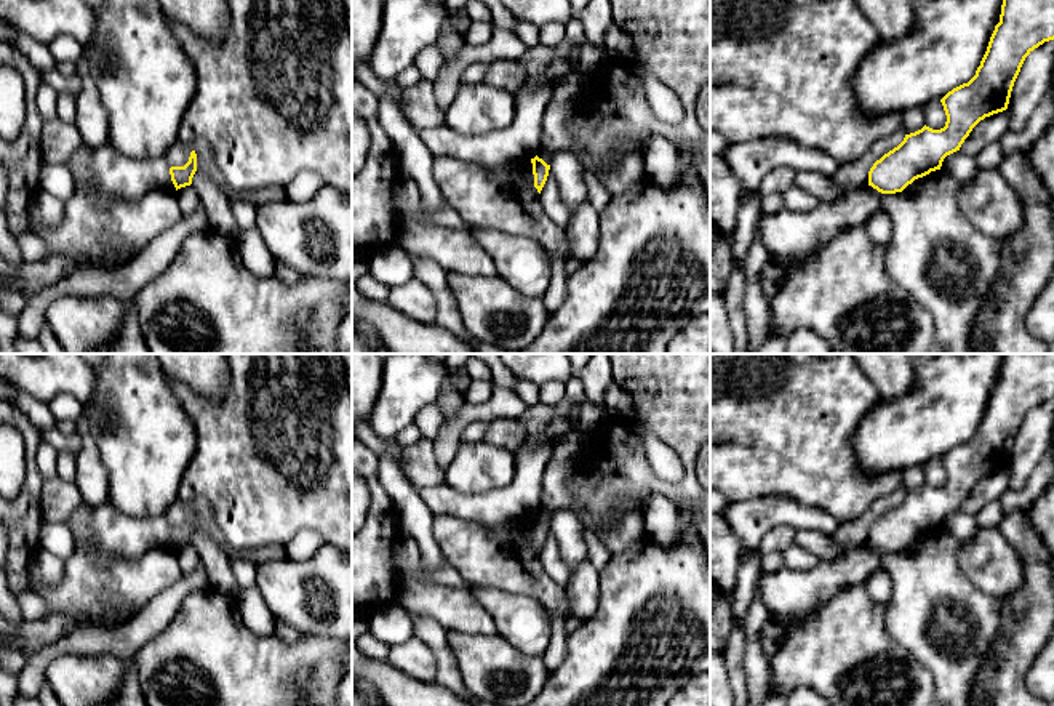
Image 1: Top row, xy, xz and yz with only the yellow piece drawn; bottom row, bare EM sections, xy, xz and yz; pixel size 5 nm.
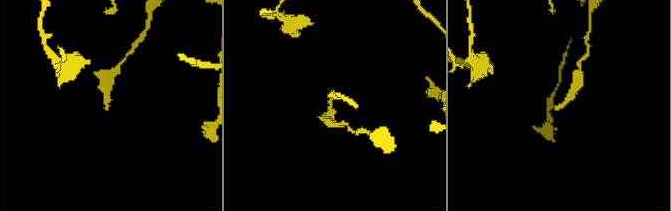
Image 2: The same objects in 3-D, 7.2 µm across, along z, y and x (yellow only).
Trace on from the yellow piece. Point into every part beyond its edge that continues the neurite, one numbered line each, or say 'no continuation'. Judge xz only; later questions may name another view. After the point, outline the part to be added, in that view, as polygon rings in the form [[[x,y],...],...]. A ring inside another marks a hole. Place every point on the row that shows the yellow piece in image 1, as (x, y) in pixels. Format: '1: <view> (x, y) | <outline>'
no continuation

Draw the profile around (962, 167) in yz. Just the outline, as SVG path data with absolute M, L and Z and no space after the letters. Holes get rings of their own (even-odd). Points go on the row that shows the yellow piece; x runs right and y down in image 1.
M956 150L944 158L940 170L947 171L958 183L966 183L976 176L977 165L974 157Z

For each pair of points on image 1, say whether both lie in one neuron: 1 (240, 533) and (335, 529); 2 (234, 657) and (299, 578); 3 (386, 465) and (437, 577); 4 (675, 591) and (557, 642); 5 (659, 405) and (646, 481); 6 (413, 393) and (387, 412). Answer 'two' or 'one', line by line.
1: one
2: two
3: two
4: two
5: one
6: one

